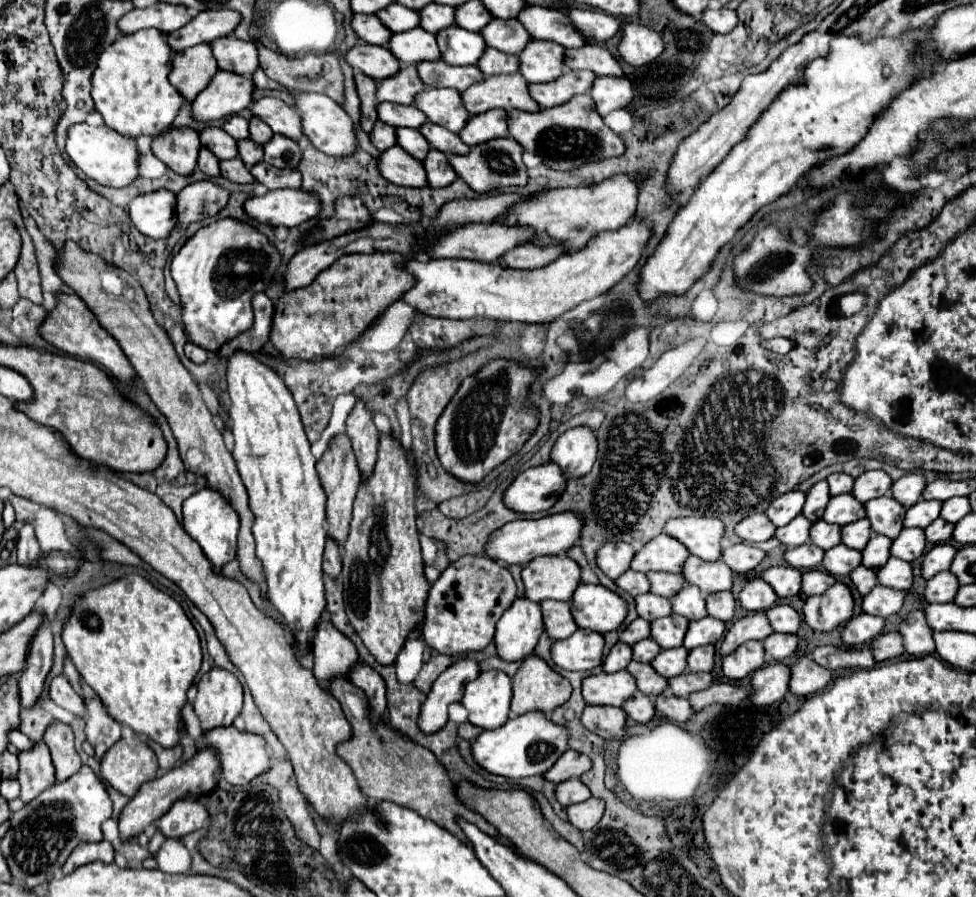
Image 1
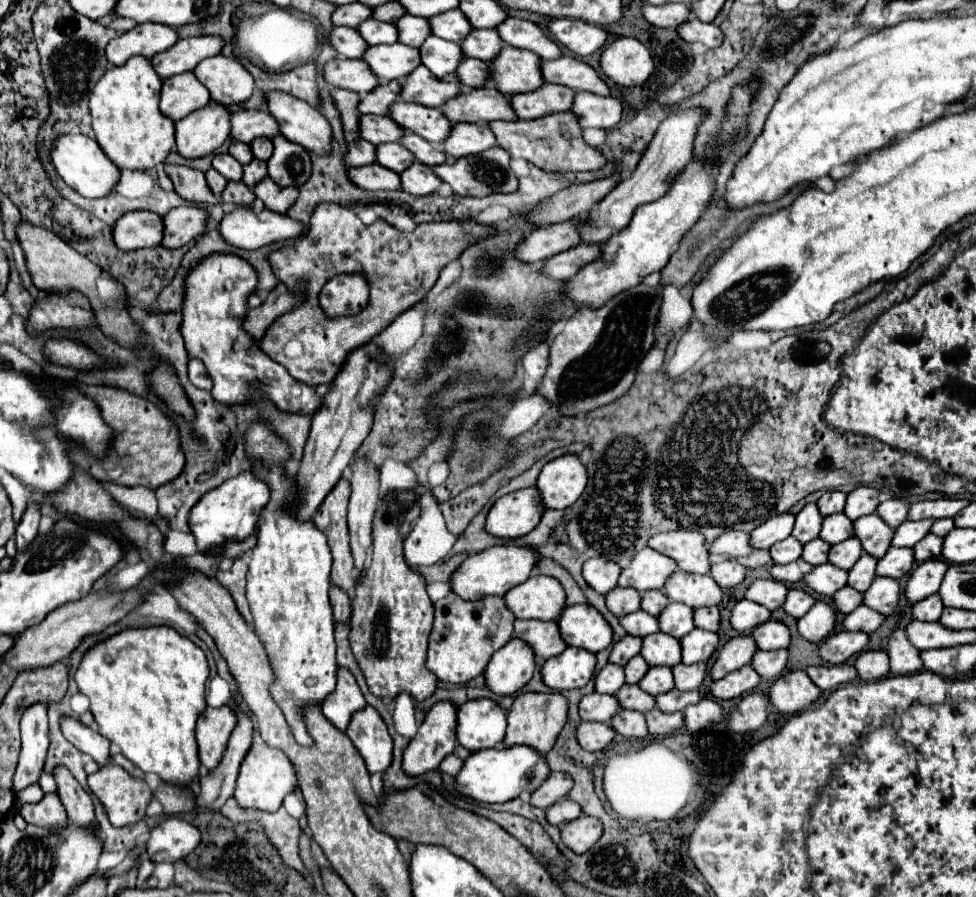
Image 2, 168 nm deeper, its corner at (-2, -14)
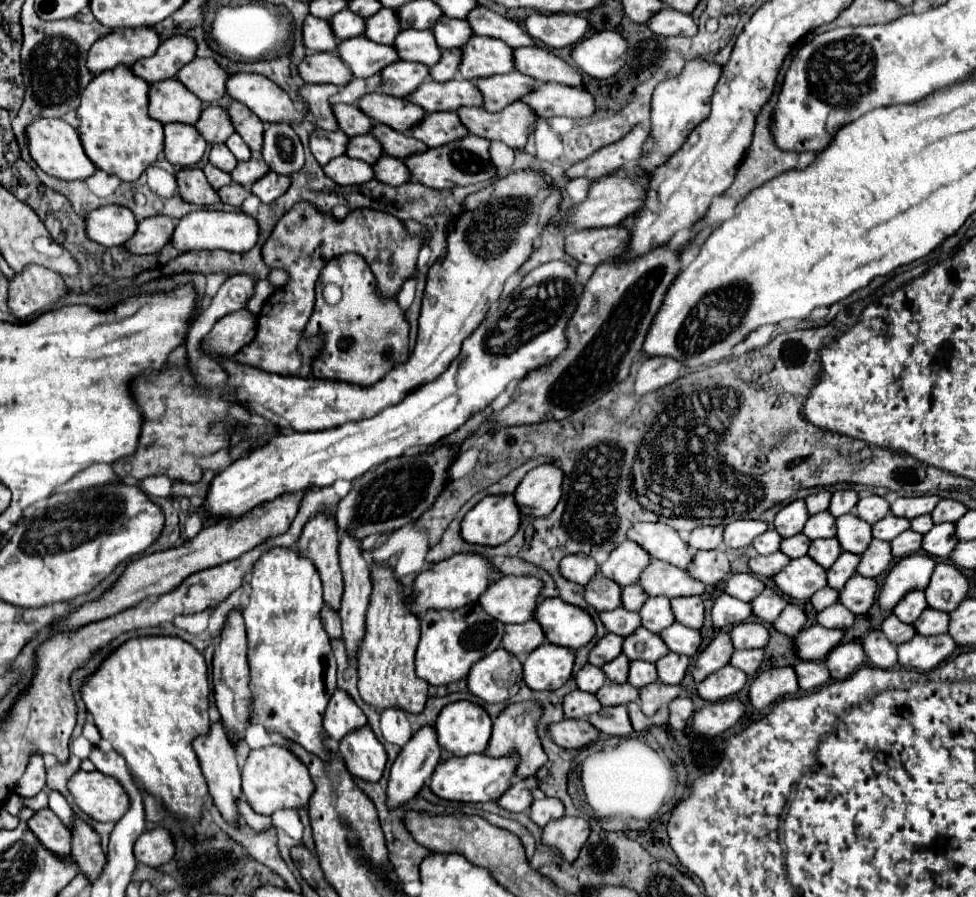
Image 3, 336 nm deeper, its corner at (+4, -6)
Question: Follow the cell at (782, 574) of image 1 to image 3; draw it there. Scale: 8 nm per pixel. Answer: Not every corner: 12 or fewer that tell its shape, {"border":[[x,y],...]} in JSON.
{"border":[[734,574],[726,592],[752,602],[766,584],[754,574]]}

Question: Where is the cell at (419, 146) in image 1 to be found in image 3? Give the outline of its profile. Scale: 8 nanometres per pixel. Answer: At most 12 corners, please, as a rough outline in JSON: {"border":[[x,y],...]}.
{"border":[[374,136],[350,138],[350,158],[376,164],[384,152]]}

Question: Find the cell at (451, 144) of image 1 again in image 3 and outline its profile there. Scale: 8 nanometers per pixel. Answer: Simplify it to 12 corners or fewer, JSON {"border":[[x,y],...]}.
{"border":[[374,124],[372,136],[386,154],[406,160],[428,150],[416,138]]}

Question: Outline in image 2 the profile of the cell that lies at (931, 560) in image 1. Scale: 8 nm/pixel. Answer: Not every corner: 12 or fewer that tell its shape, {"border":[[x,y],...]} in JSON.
{"border":[[920,562],[904,588],[910,604],[936,594],[948,564]]}

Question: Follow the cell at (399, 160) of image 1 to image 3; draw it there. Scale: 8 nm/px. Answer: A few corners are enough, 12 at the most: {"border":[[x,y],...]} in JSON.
{"border":[[338,156],[324,166],[340,186],[374,180],[374,168],[350,156]]}

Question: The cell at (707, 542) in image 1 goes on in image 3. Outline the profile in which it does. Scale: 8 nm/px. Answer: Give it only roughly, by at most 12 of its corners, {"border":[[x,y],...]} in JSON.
{"border":[[638,522],[628,538],[652,558],[686,568],[694,558],[678,532],[662,522]]}

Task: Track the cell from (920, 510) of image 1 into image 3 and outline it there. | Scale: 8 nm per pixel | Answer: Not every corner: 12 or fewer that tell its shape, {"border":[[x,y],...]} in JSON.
{"border":[[894,516],[872,526],[878,540],[892,542],[910,528],[910,520]]}

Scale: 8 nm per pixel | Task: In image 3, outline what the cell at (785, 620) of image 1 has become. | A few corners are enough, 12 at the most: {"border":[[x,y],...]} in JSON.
{"border":[[742,622],[730,632],[734,648],[764,648],[762,622]]}

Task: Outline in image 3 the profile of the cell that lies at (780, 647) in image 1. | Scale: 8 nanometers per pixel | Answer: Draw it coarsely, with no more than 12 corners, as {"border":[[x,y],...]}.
{"border":[[764,648],[736,650],[730,662],[750,676],[764,662]]}

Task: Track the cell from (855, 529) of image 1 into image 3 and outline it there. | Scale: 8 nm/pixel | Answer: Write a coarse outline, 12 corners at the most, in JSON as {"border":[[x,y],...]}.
{"border":[[838,538],[812,540],[810,558],[826,570],[842,554]]}

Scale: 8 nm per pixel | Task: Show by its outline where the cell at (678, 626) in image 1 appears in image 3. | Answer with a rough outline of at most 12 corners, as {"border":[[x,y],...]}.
{"border":[[646,628],[626,636],[622,652],[630,660],[656,662],[670,652]]}

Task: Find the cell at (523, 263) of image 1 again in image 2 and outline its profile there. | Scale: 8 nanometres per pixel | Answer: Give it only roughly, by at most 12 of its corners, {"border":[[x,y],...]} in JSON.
{"border":[[578,244],[542,264],[542,274],[566,280],[602,256],[602,244]]}

